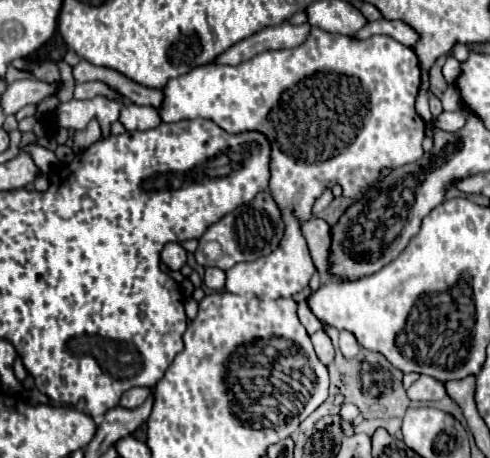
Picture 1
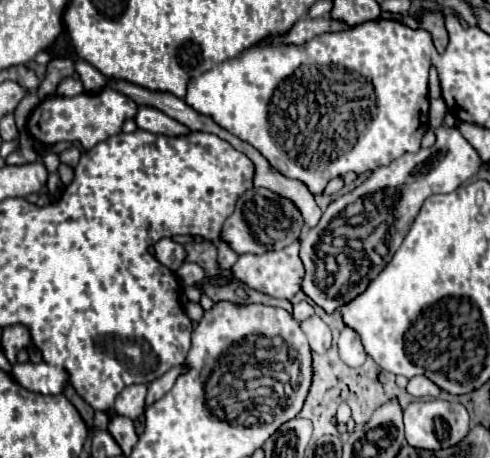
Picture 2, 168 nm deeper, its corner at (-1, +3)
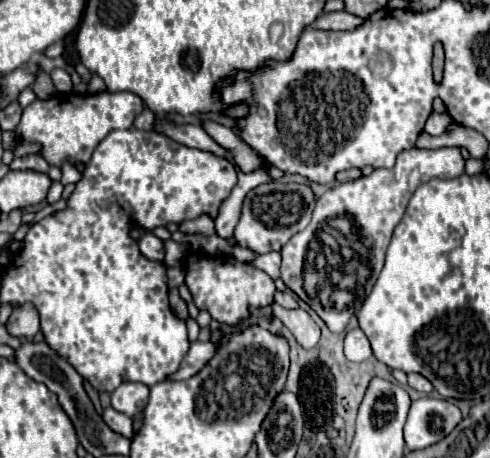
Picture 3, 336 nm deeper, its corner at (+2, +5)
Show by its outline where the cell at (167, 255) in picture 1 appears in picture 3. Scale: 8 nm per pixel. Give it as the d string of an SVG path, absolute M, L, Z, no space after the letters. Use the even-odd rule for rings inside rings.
M143 234L143 236L137 240L137 244L139 244L141 254L143 254L147 260L155 260L155 262L161 262L161 260L163 260L163 256L165 256L165 252L163 252L163 242L161 242L157 236L153 236L153 234Z

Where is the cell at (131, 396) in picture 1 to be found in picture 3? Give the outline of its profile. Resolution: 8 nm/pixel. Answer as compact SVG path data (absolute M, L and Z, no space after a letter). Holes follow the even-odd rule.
M123 382L111 392L111 406L127 416L135 416L149 400L149 388L139 382Z

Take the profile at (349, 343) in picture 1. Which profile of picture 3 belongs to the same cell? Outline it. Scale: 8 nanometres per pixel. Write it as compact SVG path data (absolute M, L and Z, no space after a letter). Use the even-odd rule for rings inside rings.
M355 328L351 332L347 332L345 336L345 356L351 362L363 362L373 354L369 338L365 336L365 332L361 328Z

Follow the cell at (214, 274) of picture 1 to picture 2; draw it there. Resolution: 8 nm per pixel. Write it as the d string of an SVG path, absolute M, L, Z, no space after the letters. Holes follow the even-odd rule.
M224 244L218 246L218 266L220 266L220 270L230 270L236 260L238 260L238 256L232 254L232 250L228 250L228 246L224 246Z

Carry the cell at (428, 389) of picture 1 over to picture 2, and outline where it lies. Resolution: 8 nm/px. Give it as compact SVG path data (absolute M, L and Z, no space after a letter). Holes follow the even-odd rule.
M414 376L414 378L408 382L406 392L412 394L412 396L416 396L416 398L438 398L442 390L440 390L432 380L428 380L428 378L424 378L424 376Z

